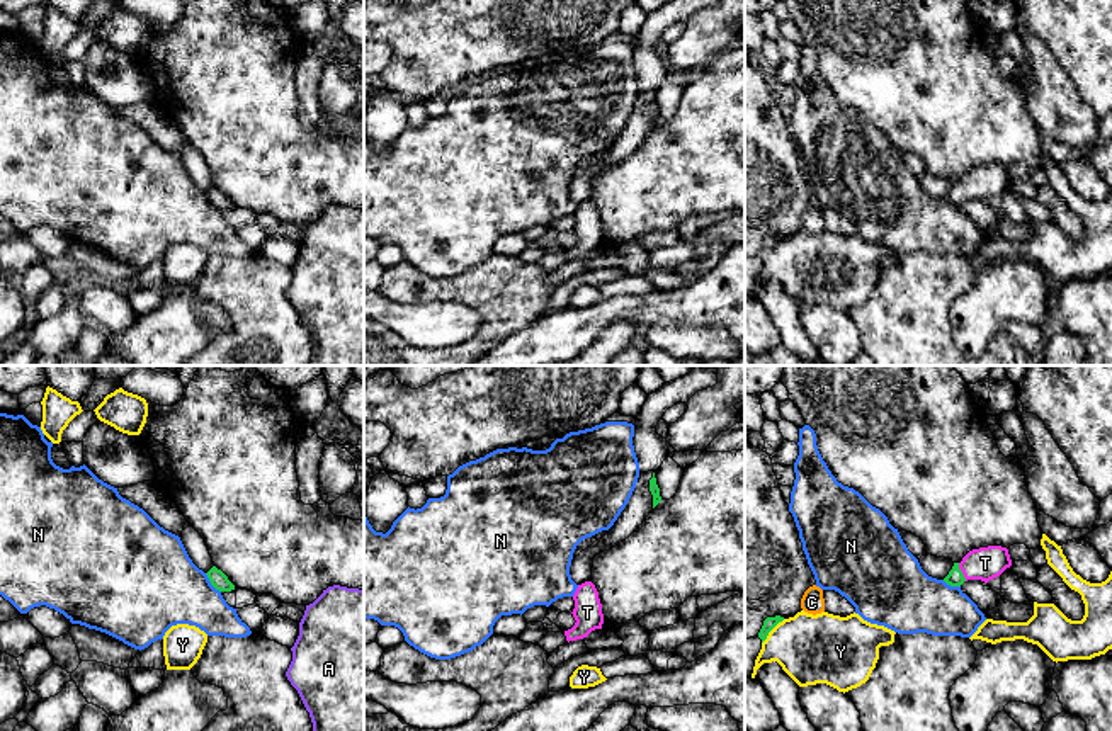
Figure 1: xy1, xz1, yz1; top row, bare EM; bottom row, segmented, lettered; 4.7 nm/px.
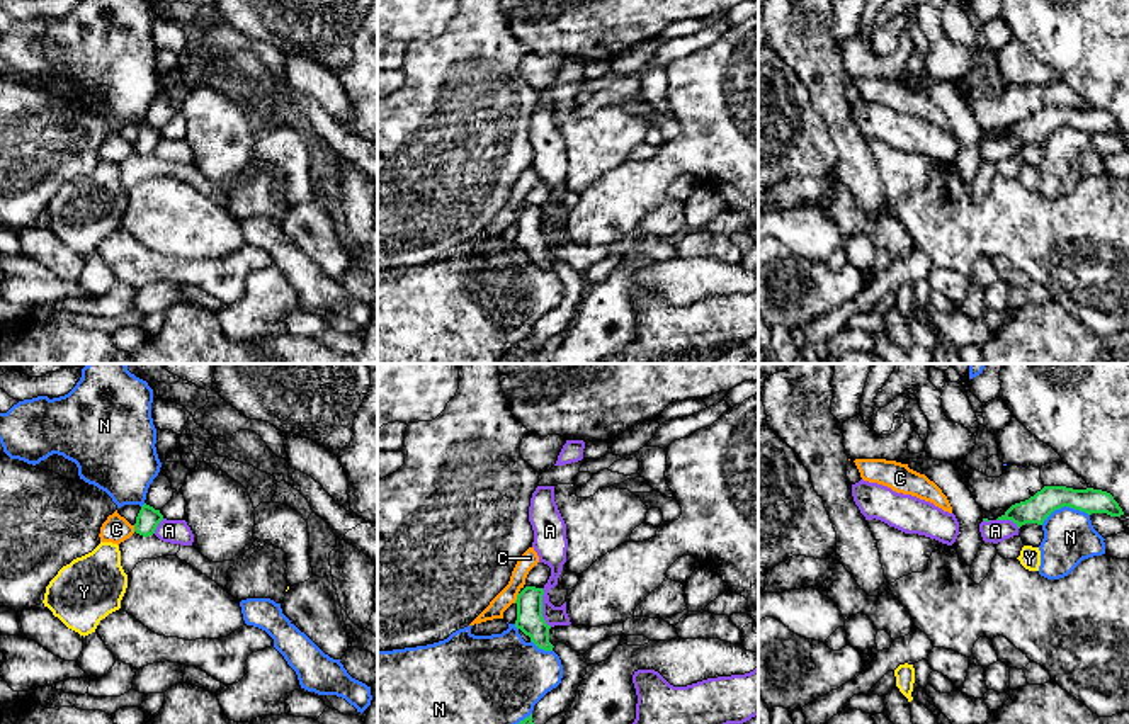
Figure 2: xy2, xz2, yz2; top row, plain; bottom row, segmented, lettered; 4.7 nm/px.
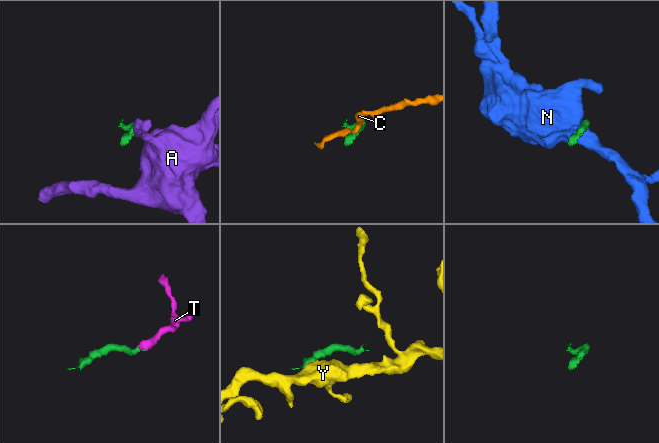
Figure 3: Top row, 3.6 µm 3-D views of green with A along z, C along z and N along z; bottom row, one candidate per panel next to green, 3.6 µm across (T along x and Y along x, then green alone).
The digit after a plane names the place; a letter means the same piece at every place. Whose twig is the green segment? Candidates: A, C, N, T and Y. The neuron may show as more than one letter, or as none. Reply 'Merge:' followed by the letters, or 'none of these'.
Merge: T

